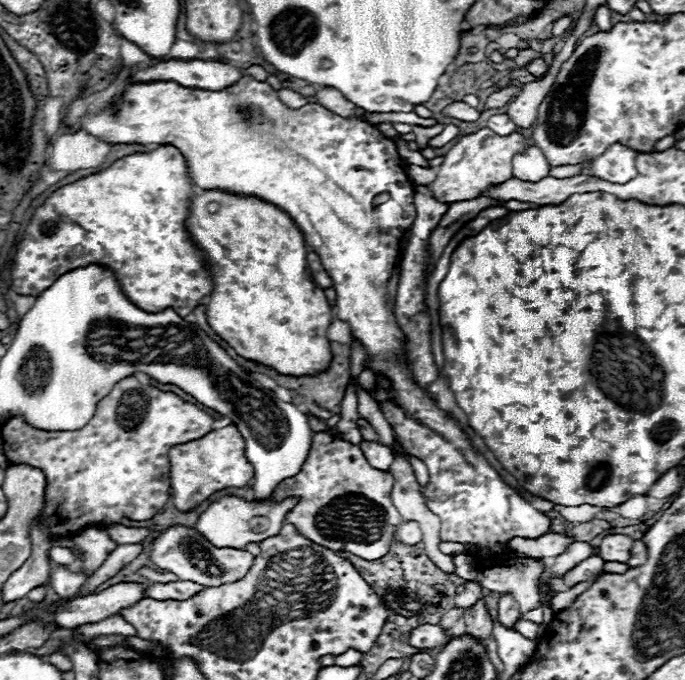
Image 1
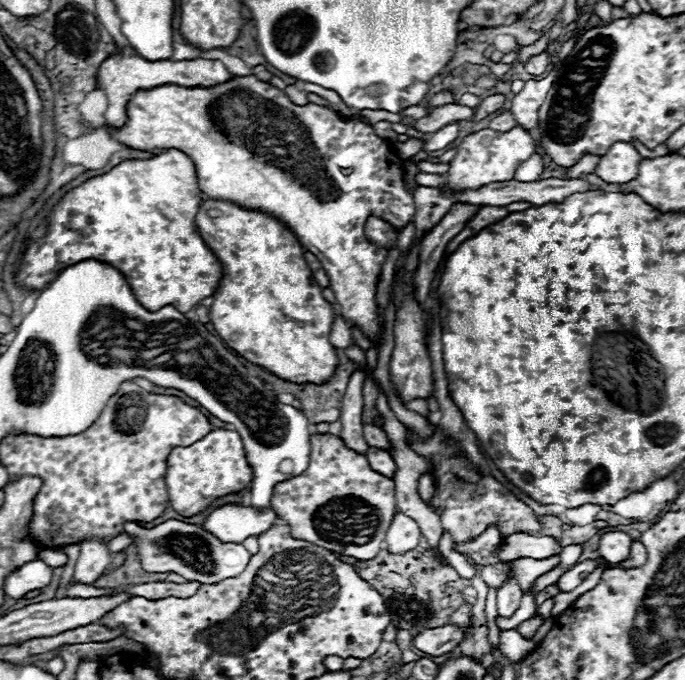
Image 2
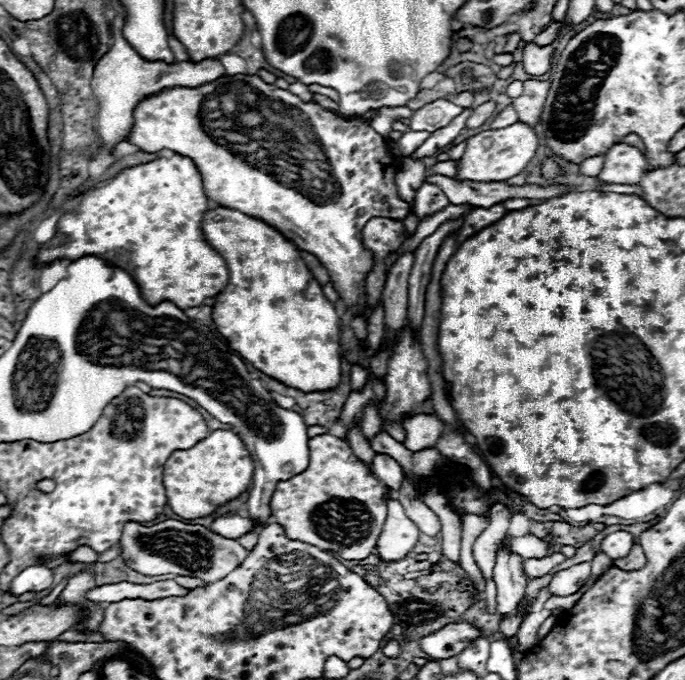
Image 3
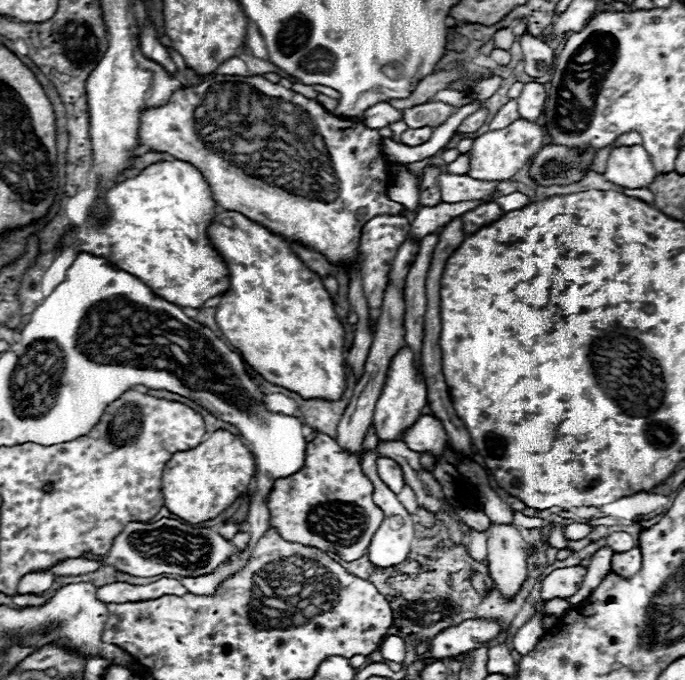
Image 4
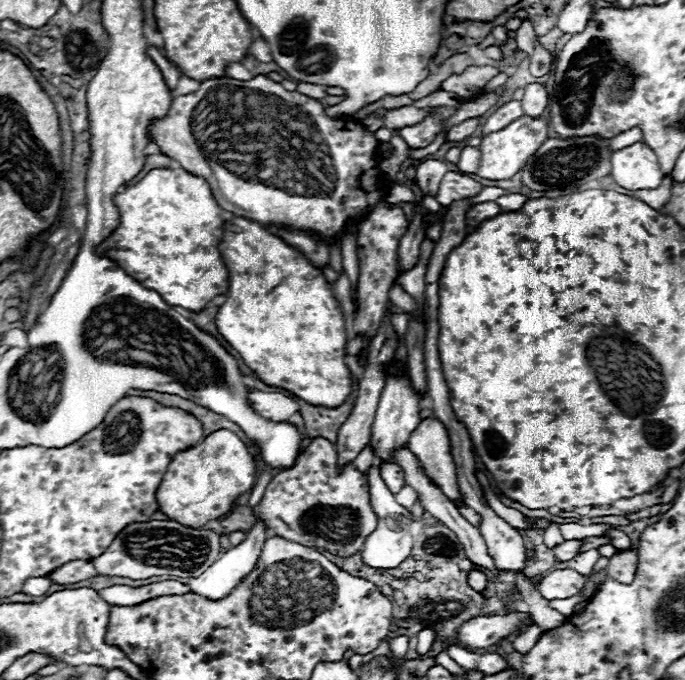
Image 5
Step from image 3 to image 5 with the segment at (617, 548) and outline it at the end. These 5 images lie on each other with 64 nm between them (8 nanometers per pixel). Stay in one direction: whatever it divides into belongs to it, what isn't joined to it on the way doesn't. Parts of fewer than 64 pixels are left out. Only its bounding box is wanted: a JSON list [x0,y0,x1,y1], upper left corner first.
[610,530,632,550]

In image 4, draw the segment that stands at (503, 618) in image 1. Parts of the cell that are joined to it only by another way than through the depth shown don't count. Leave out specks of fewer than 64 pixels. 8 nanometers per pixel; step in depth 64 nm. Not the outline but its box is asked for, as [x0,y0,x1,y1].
[486,526,530,600]

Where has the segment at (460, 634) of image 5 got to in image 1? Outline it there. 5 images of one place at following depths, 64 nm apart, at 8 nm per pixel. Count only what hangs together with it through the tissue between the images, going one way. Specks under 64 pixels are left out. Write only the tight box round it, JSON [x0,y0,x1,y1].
[406,624,452,650]

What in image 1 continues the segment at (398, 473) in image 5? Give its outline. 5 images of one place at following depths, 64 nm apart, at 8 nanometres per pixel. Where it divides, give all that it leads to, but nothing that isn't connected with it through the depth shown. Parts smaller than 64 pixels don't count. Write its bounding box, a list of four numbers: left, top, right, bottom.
[360,440,394,472]

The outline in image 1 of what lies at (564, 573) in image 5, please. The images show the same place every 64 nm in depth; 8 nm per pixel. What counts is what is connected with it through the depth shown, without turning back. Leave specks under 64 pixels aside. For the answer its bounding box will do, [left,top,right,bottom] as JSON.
[562,556,604,588]

